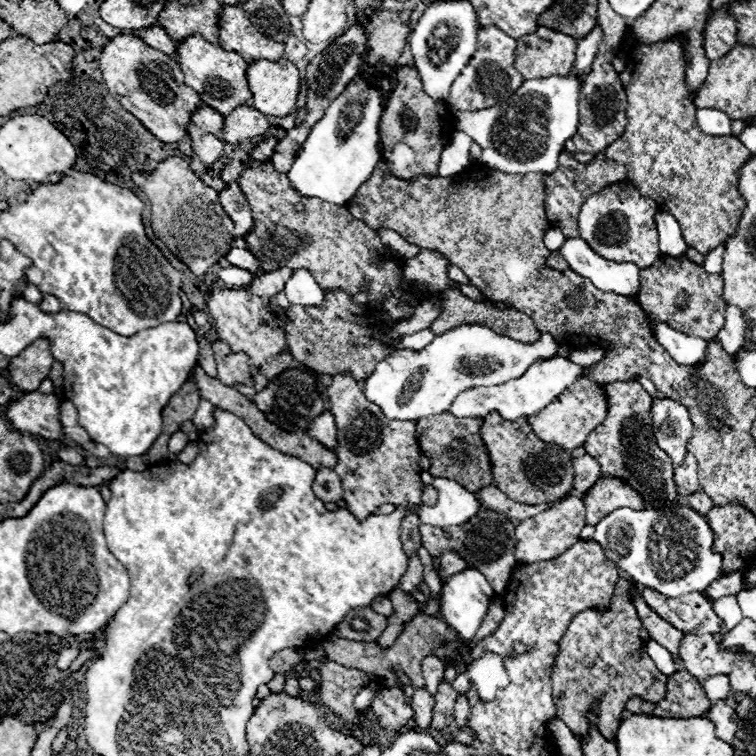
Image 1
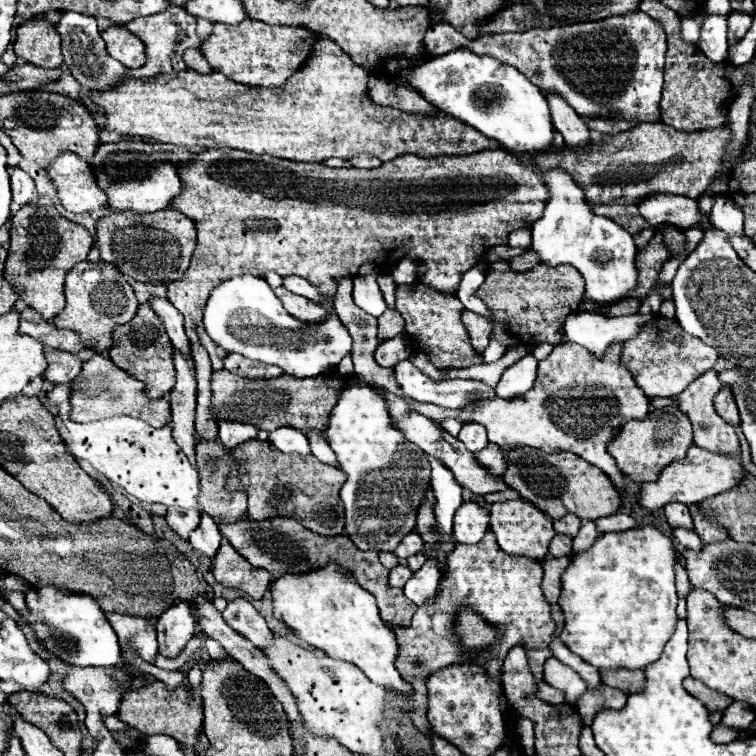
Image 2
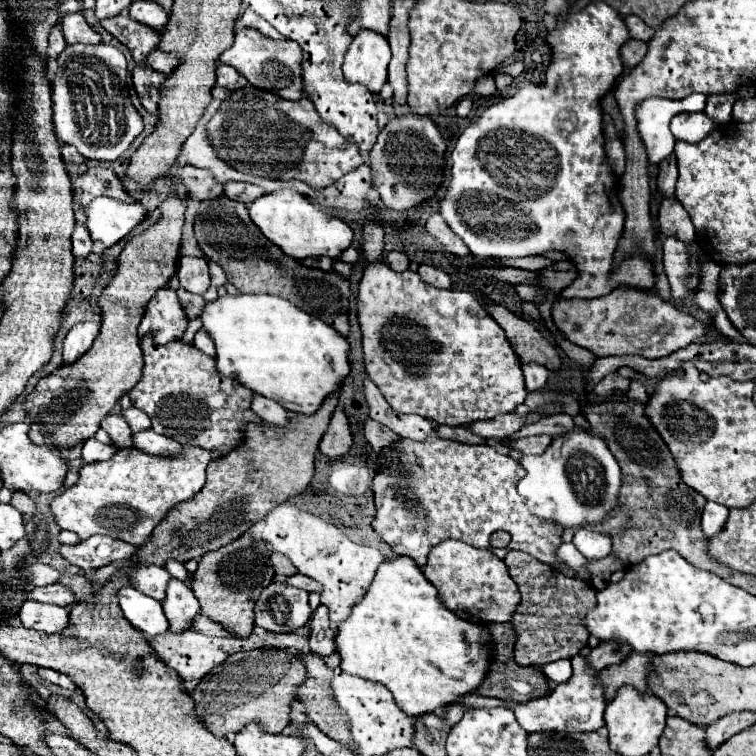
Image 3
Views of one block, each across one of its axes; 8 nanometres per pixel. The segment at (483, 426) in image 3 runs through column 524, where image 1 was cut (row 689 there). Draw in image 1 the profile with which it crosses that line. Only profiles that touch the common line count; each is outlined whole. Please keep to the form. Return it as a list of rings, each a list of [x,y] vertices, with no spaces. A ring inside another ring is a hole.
[[[418,688],[410,700],[414,706],[414,720],[420,730],[430,728],[432,722],[432,708],[434,708],[434,696],[426,688]]]

